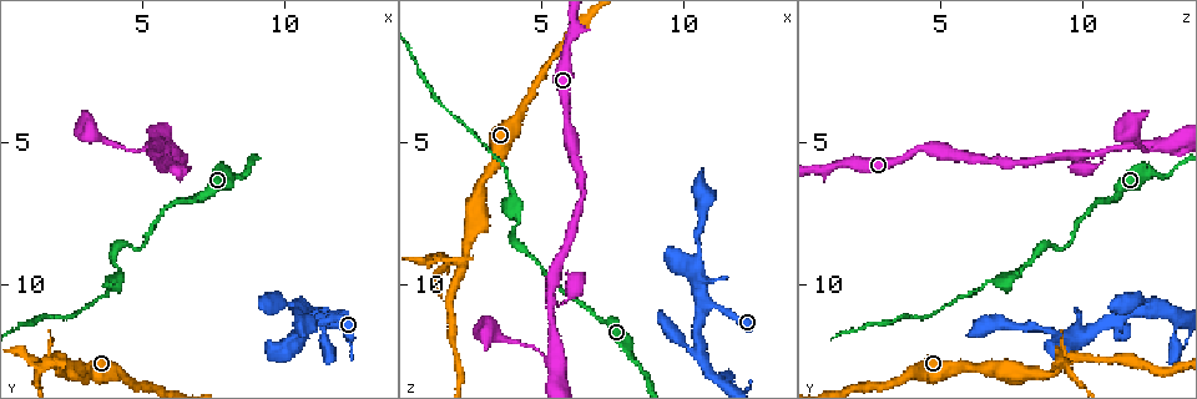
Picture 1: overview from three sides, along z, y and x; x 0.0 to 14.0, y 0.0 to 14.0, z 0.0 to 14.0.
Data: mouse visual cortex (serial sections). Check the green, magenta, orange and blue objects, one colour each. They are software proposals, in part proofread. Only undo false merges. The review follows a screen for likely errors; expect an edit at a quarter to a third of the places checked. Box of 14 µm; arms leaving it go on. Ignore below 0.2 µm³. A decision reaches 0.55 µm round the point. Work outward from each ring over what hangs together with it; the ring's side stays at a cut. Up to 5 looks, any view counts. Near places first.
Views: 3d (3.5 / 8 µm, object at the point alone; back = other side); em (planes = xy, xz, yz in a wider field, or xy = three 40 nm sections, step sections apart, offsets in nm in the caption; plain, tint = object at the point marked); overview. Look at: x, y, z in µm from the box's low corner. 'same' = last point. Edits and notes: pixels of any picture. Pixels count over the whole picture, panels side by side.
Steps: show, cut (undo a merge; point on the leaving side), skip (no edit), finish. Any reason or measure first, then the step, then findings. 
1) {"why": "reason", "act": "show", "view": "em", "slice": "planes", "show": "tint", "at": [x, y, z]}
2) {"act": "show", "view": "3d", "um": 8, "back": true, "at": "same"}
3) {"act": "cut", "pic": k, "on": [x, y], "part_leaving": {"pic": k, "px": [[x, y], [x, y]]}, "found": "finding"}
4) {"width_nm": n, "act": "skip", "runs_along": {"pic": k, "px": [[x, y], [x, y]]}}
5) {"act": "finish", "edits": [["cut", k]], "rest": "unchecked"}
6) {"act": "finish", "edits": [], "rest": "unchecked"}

{"why": "branch point", "act": "show", "view": "em", "slice": "xy", "step": 1, "show": "tint", "at": [2.2, 12.8, 9.3]}

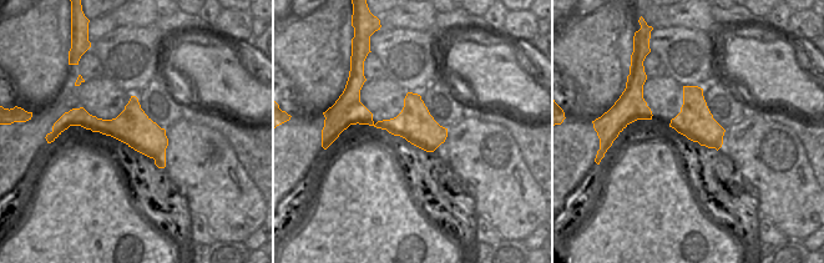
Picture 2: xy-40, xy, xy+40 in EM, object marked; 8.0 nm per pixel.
{"act": "show", "view": "3d", "um": 3.5, "at": "same"}

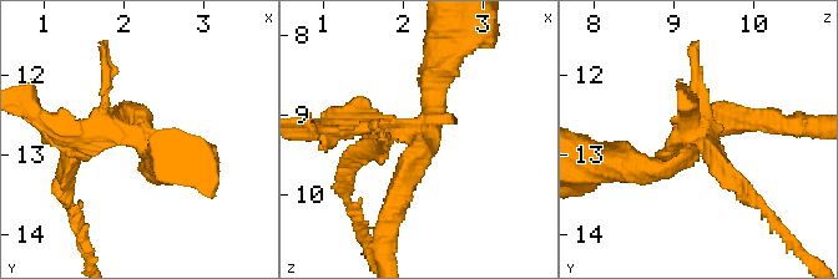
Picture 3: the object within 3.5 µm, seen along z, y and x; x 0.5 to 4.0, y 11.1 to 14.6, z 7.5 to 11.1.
{"width_nm": 280, "act": "skip", "runs_along": {"pic": 3, "px": [[631, 165], [765, 120]]}, "found": "one cell here"}

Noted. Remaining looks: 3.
{"why": "arms part here", "act": "show", "view": "3d", "um": 3.5, "at": [10.8, 11.4, 10.8]}

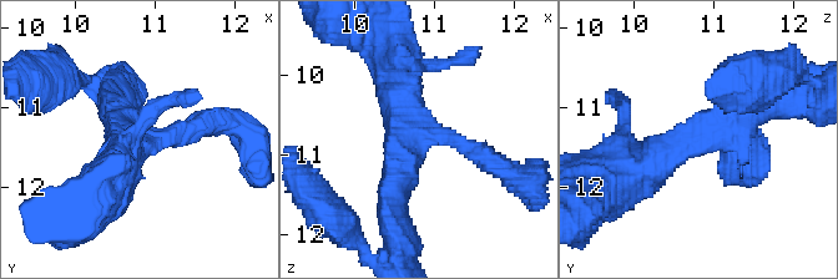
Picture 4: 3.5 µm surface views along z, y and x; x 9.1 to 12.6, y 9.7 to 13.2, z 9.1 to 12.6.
{"arms": 3, "arm_widths_nm": [250, 400, 500], "act": "show", "view": "em", "slice": "xy", "step": 1, "show": "tint", "at": [10.75, 11.30, 10.75]}

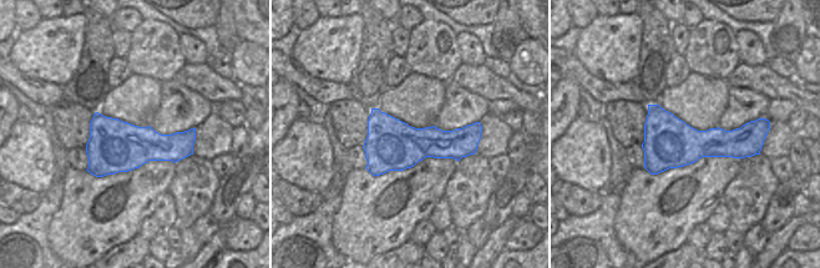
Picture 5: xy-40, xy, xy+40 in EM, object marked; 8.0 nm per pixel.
{"width_nm": 420, "act": "skip", "runs_along": {"pic": 4, "px": [[493, 163], [417, 135], [394, 70]]}, "found": "continuous, no second cell"}

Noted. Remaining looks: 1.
{"act": "finish", "edits": [], "rest": "unchecked"}

